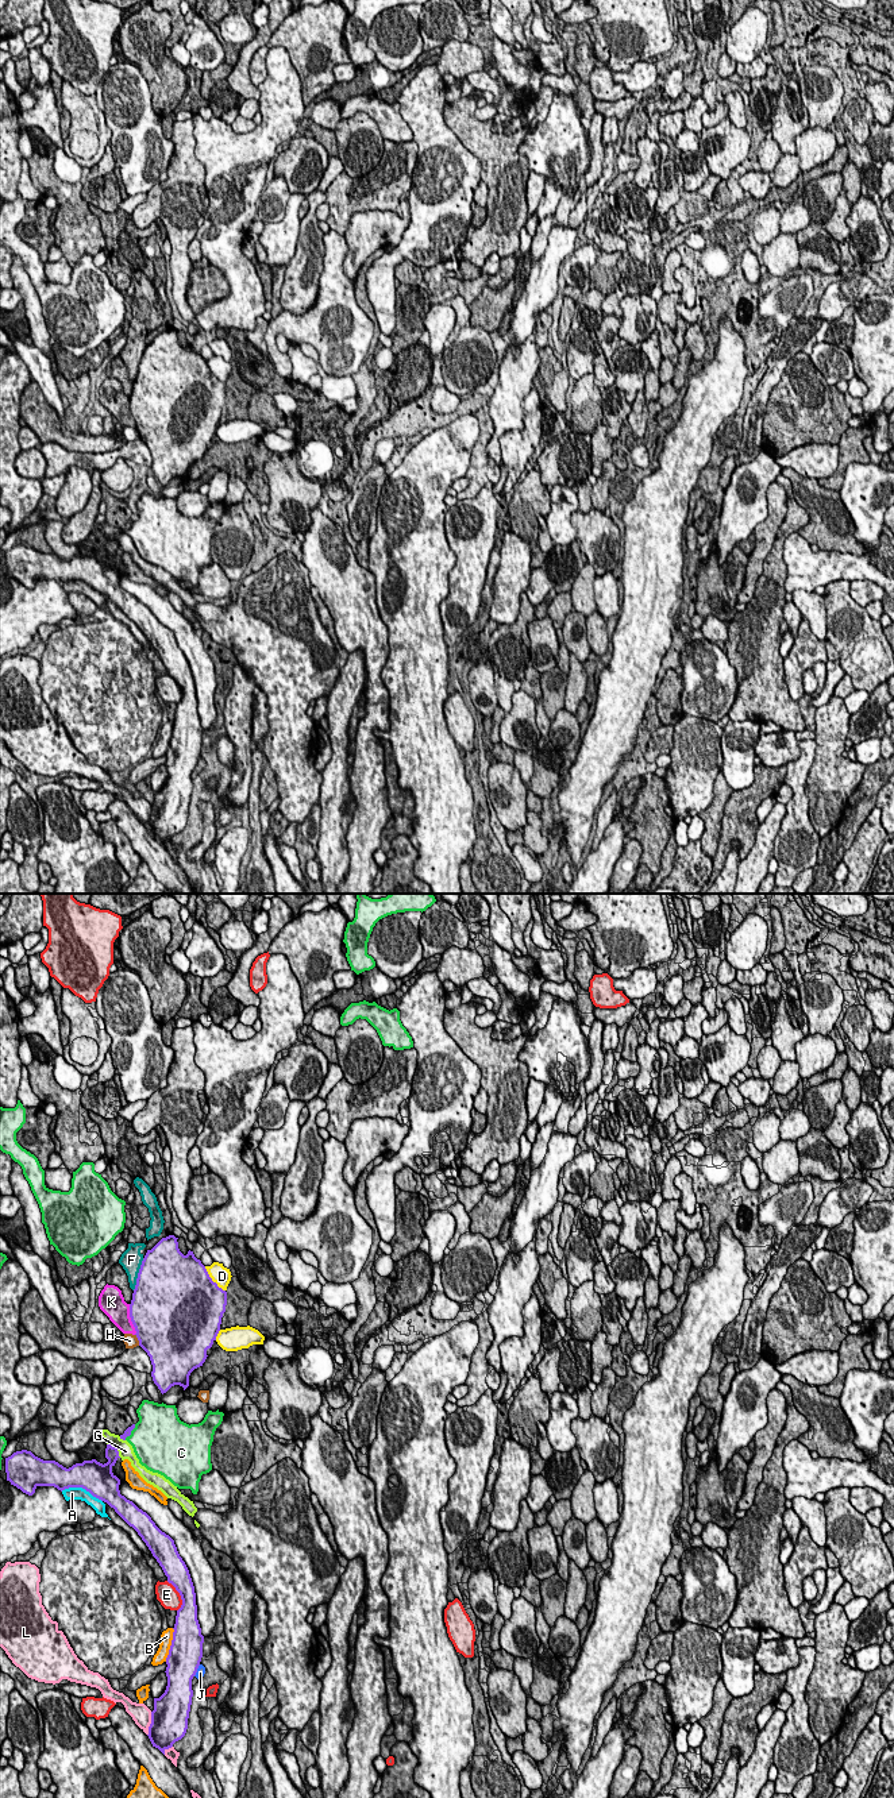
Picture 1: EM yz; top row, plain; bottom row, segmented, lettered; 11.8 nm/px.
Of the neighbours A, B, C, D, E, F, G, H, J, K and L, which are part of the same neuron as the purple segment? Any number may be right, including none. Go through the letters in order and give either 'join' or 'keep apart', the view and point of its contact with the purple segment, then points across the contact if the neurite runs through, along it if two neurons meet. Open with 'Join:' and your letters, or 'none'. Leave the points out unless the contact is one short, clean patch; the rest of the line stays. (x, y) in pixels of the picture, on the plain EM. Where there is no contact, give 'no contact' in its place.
Join: none
A: keep apart; contact yz (81, 579)
B: keep apart; contact yz (172, 737)
C: keep apart; contact yz (130, 525)
D: keep apart; contact yz (211, 373)
E: keep apart; contact yz (180, 687)
F: keep apart; contact yz (138, 367)
G: keep apart; contact yz (116, 541); border yz (107, 536), (114, 539), (120, 550)
H: keep apart; contact yz (138, 432)
J: keep apart; contact yz (196, 763); border yz (200, 757), (193, 768)
K: keep apart; contact yz (131, 412)
L: keep apart; contact yz (150, 817)

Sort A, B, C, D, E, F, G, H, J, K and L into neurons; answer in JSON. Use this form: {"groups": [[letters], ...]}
{"groups": [["A"], ["B"], ["C"], ["D"], ["E"], ["F"], ["G"], ["H"], ["J"], ["K"], ["L"]]}

